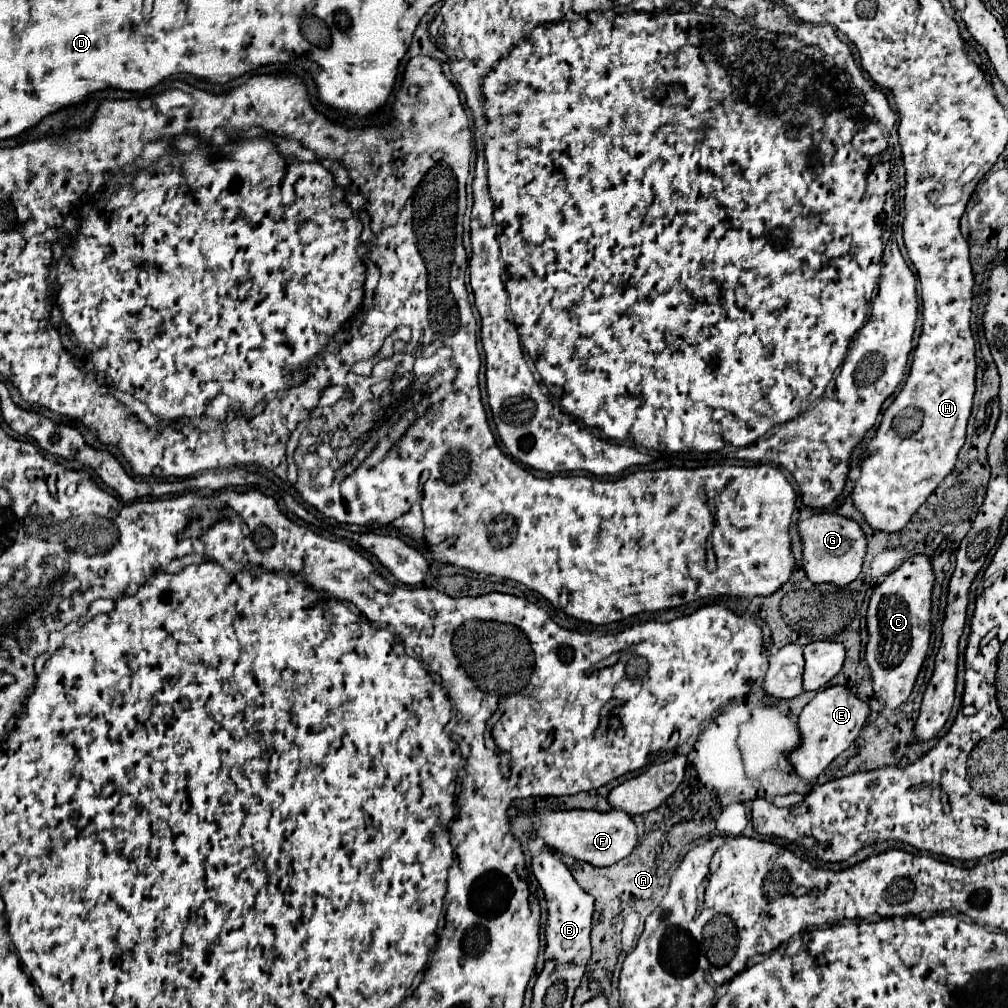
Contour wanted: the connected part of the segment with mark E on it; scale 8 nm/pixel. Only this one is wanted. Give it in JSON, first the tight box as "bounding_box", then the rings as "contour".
{"bounding_box":[790,685,870,781],"contour":[[[834,685],[824,691],[818,691],[816,697],[800,713],[798,727],[802,733],[802,745],[790,755],[798,777],[802,777],[804,781],[816,779],[842,751],[846,751],[856,741],[868,715],[870,705],[858,699],[858,695],[852,693],[848,687]]]}

